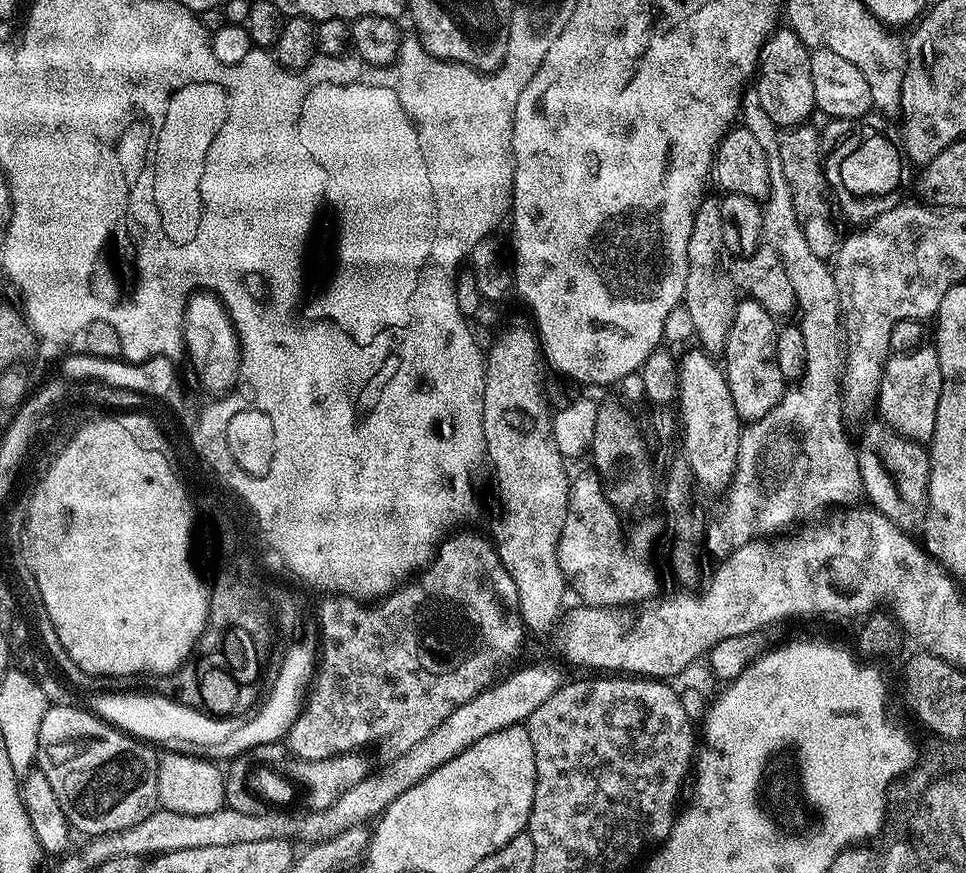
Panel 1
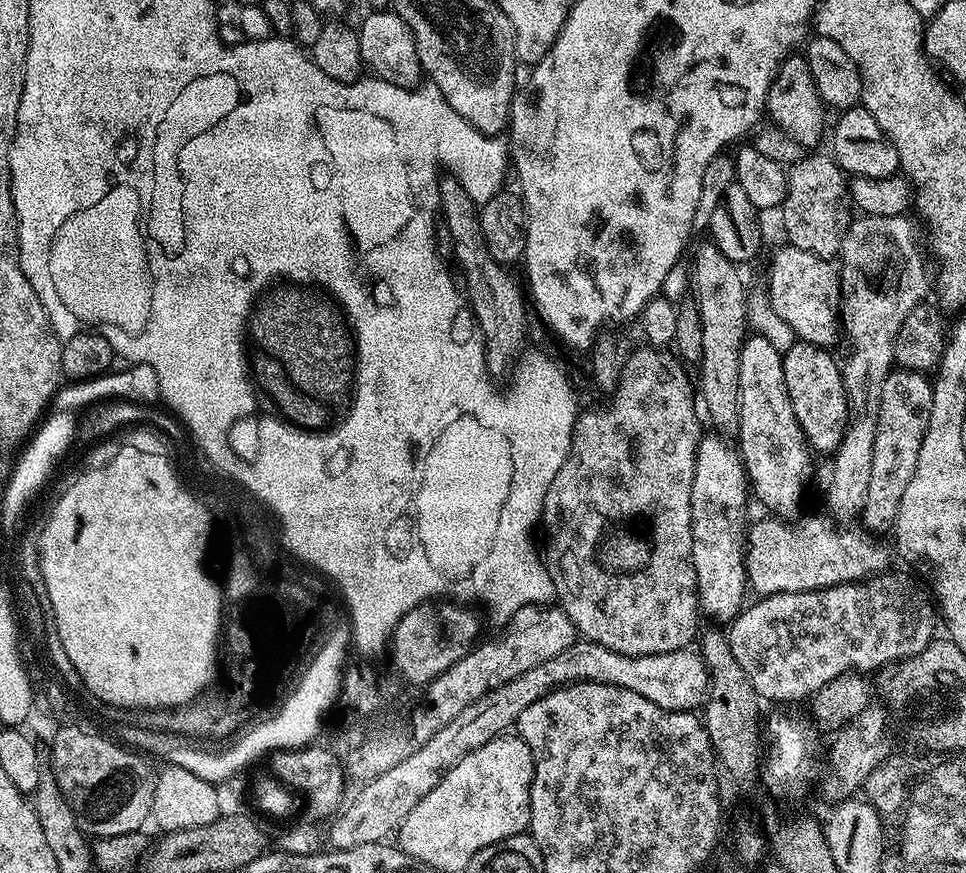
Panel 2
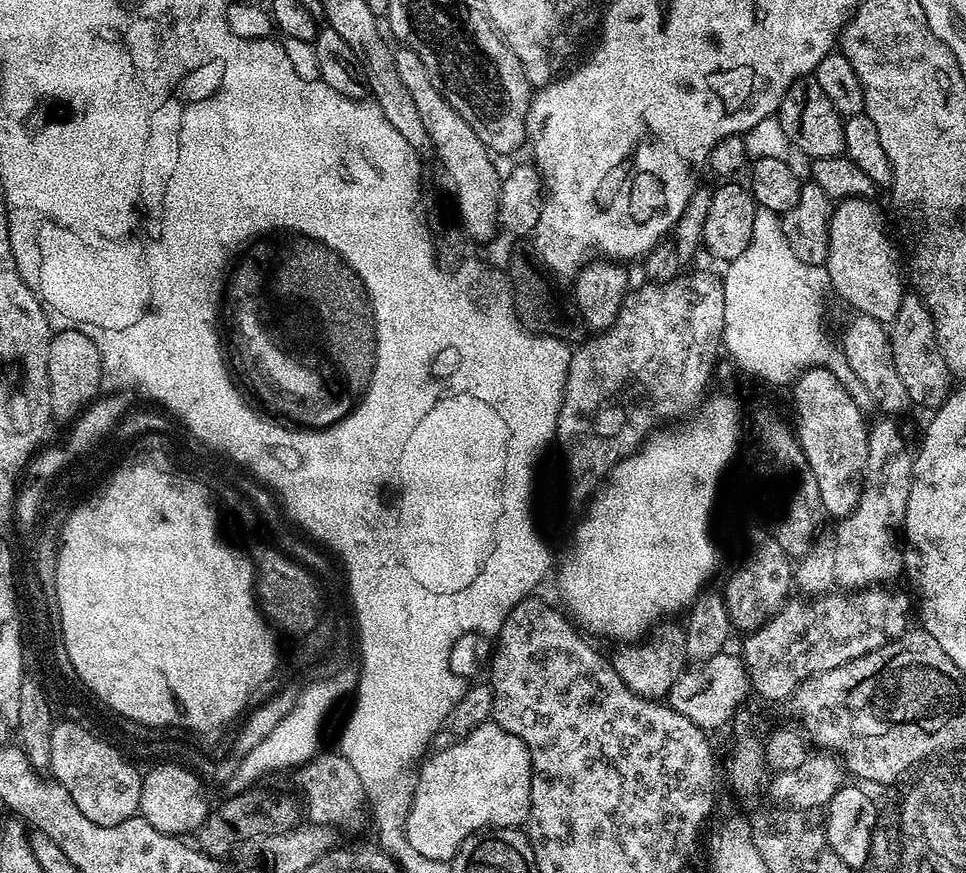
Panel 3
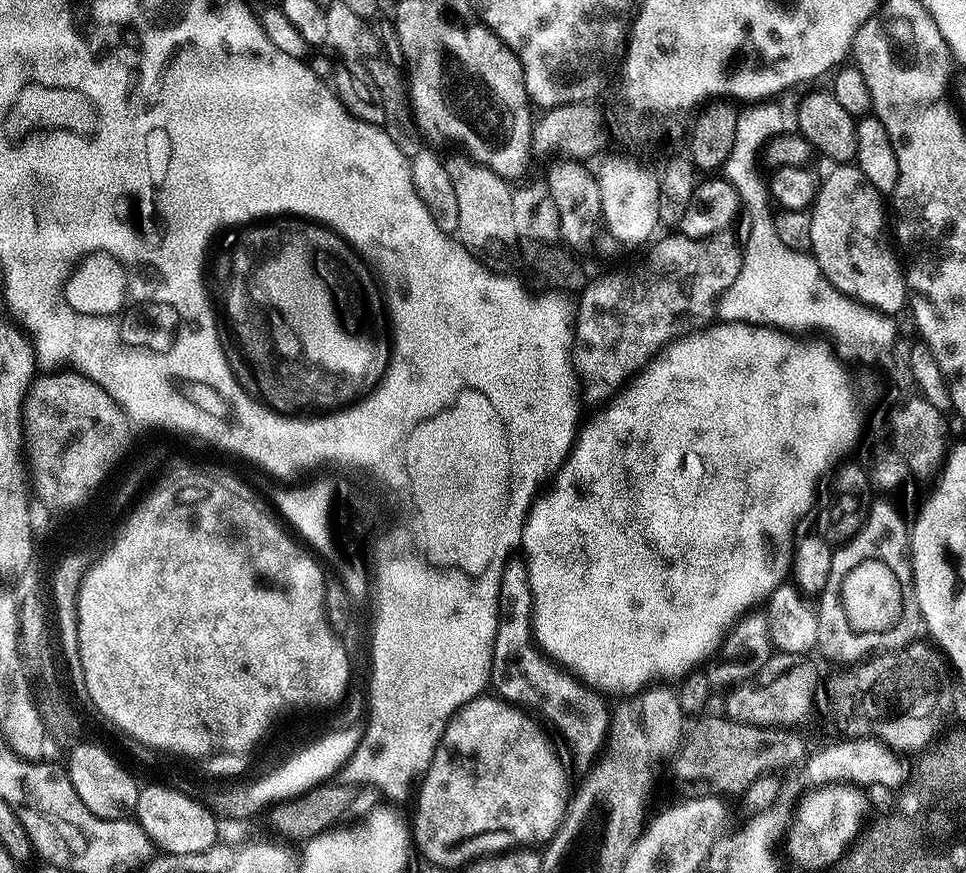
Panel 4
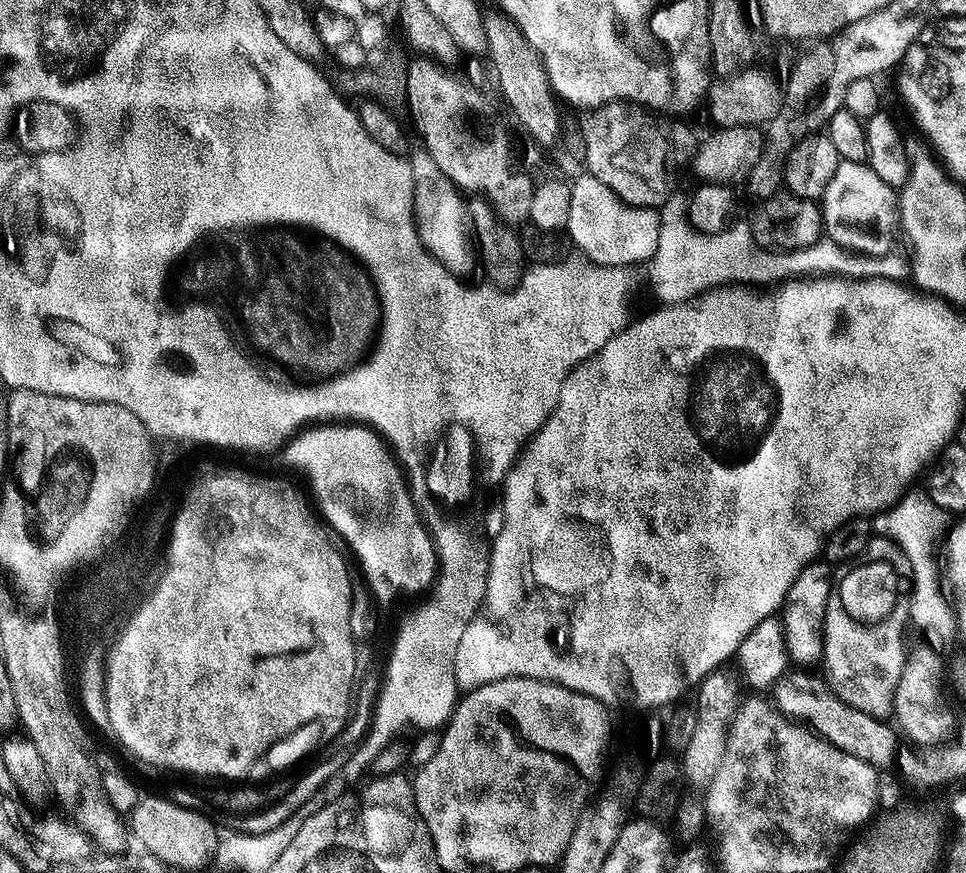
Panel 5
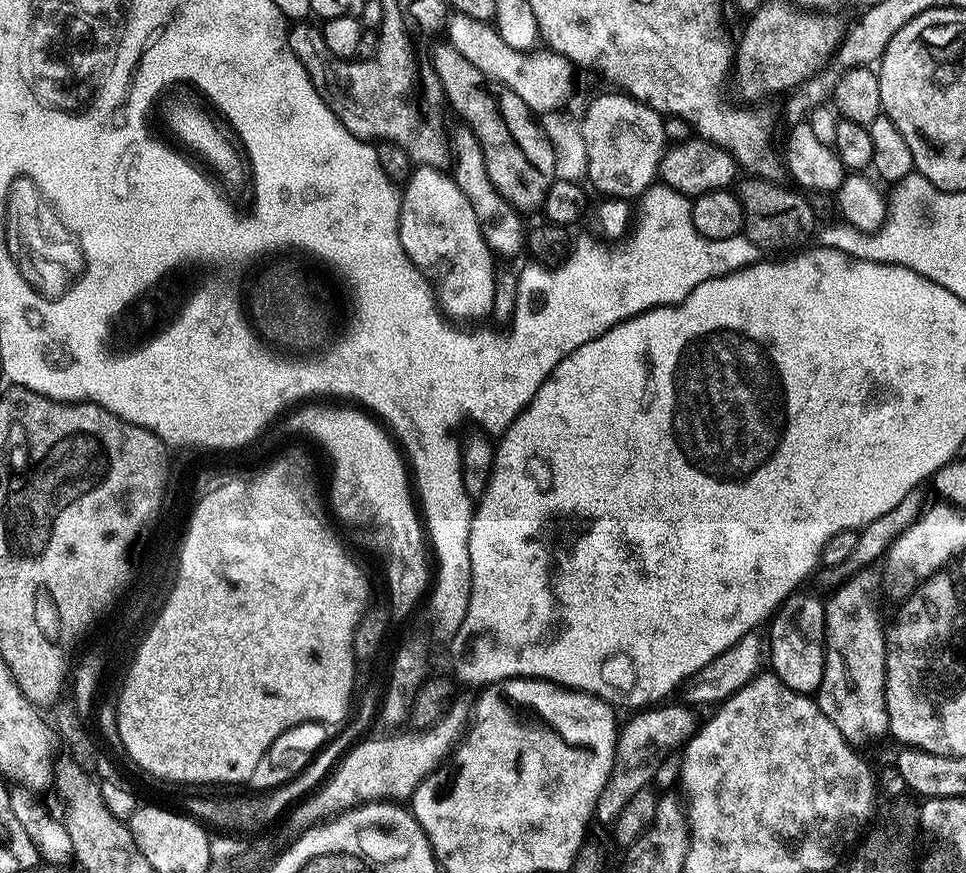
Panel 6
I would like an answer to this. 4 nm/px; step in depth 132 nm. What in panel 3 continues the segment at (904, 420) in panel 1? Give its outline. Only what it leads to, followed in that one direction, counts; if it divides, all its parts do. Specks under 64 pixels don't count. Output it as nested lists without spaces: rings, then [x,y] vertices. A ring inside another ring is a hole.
[[[880,418],[877,424],[873,423],[868,430],[868,453],[866,466],[862,473],[862,487],[858,506],[849,516],[839,521],[840,526],[834,531],[836,553],[834,554],[834,570],[839,583],[845,589],[857,590],[892,582],[896,575],[904,572],[904,554],[901,541],[898,539],[898,526],[903,525],[906,514],[906,502],[910,502],[910,486],[912,485],[912,461],[914,448],[908,445],[904,432],[900,429],[899,419]]]

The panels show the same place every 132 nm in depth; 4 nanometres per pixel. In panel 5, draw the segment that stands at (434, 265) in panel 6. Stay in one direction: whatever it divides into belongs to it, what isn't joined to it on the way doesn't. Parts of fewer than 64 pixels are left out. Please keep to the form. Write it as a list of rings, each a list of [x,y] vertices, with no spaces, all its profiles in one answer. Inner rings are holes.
[[[427,153],[418,154],[414,158],[411,157],[410,163],[415,169],[413,171],[412,210],[419,240],[425,249],[434,254],[437,253],[437,260],[441,264],[462,274],[469,268],[472,258],[470,252],[472,232],[465,212],[463,214],[461,200],[463,197],[453,184],[444,178],[437,164],[429,158]]]

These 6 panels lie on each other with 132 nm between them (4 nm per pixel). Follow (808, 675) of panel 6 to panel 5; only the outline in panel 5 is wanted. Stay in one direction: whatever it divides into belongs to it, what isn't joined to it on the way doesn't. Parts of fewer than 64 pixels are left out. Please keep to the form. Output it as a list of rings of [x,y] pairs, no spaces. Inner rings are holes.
[[[824,562],[807,564],[798,574],[794,586],[790,586],[784,599],[782,623],[788,659],[793,665],[804,670],[815,669],[824,658],[824,619],[828,609],[828,600],[834,591],[831,571],[833,572],[833,569]]]

